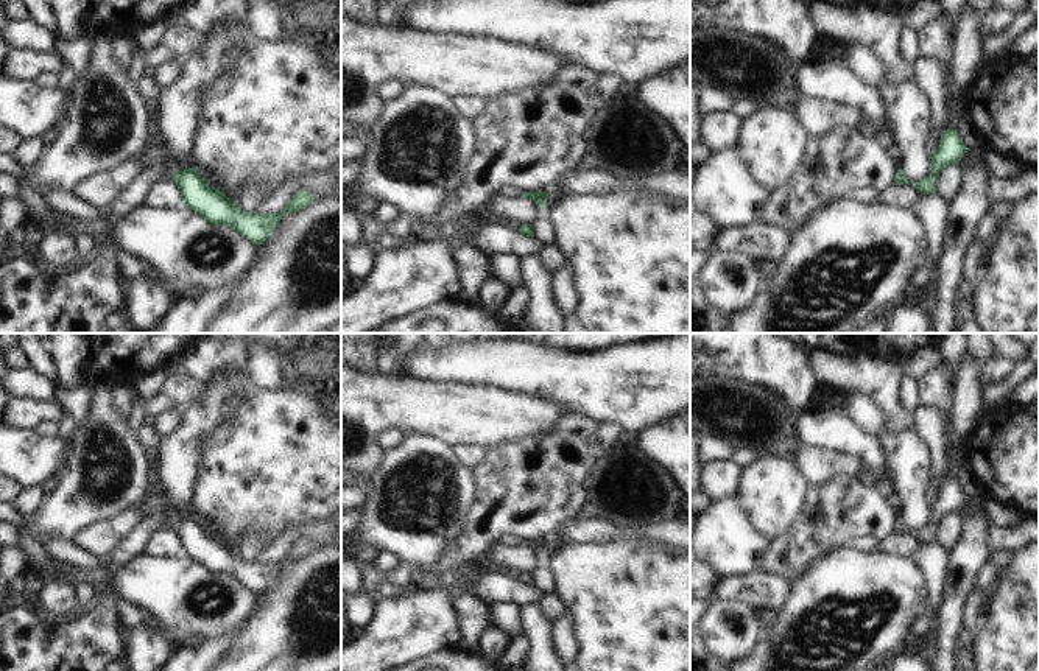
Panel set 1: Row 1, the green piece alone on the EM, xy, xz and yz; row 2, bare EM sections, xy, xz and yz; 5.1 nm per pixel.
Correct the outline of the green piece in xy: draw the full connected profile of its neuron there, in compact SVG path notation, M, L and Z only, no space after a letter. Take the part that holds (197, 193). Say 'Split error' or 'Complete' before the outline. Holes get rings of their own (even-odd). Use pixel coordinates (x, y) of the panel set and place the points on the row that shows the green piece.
Complete. M195 168L170 176L181 193L181 204L201 215L207 223L229 226L254 244L263 244L287 213L296 213L310 206L315 196L301 188L277 213L248 213L232 198L212 187Z

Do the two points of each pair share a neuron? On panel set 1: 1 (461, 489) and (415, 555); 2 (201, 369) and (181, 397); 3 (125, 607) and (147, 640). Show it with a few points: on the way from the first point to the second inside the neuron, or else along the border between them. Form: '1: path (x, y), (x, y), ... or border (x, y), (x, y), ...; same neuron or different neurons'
1: path (454, 506), (449, 526), (432, 537); same neuron
2: border (181, 371), (198, 385); different neurons
3: path (133, 615), (134, 628), (139, 632); same neuron

